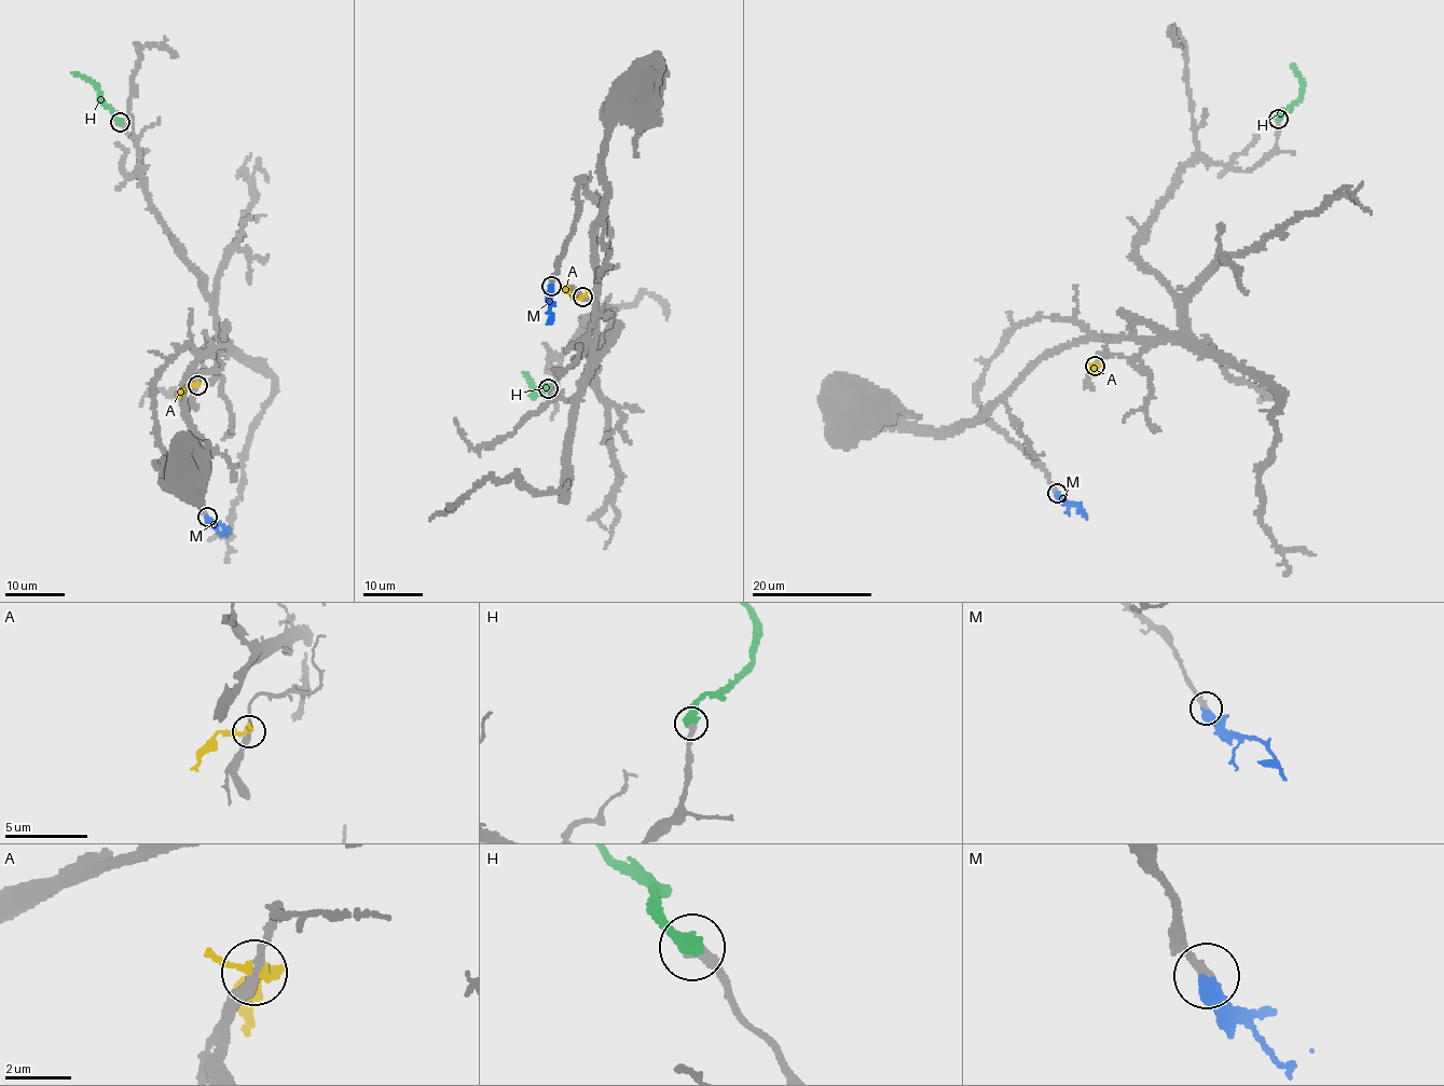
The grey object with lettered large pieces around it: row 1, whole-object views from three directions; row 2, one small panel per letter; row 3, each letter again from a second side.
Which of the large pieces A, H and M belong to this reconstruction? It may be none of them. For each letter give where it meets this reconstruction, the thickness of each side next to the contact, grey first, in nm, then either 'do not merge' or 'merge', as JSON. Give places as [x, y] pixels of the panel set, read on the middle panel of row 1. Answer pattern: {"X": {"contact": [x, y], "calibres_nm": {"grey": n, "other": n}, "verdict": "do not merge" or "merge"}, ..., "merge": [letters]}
{"A": {"contact": [582, 297], "calibres_nm": {"grey": 240, "other": 160}, "verdict": "do not merge"}, "H": {"contact": [548, 388], "calibres_nm": {"grey": 360, "other": 550}, "verdict": "merge"}, "M": {"contact": [551, 286], "calibres_nm": {"grey": 240, "other": 500}, "verdict": "merge"}, "merge": ["H", "M"]}

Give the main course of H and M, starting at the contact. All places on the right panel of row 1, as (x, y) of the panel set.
H: (1278, 119), (1281, 112), (1300, 95), (1302, 83), (1292, 64)
M: (1057, 493), (1067, 502), (1075, 502), (1087, 519)

